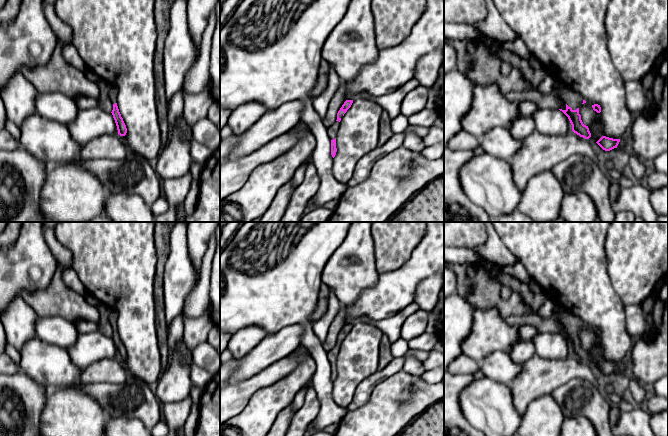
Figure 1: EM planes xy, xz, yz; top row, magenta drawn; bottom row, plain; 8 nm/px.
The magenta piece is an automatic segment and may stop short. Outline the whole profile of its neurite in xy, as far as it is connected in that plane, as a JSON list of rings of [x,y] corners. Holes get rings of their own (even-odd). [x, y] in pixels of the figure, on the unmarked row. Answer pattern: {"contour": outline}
{"contour": [[[112,310],[110,318],[109,318],[110,324],[113,327],[113,334],[111,337],[113,339],[114,344],[115,344],[118,358],[120,360],[125,360],[127,357],[127,352],[126,352],[126,349],[123,345],[123,342],[121,341],[121,338],[120,338],[118,330],[117,330],[117,318],[118,318],[117,312],[115,310]]]}

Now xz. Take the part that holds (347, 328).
{"contour": [[[346,324],[340,334],[337,337],[337,344],[336,346],[328,352],[329,361],[331,363],[331,379],[334,382],[337,376],[336,372],[336,358],[338,355],[338,352],[340,350],[341,342],[344,340],[344,338],[347,336],[347,334],[351,331],[353,327],[353,324]]]}

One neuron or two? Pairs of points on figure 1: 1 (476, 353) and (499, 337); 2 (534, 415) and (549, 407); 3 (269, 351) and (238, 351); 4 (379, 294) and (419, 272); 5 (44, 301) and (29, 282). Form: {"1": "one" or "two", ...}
{"1": "one", "2": "one", "3": "two", "4": "one", "5": "two"}

